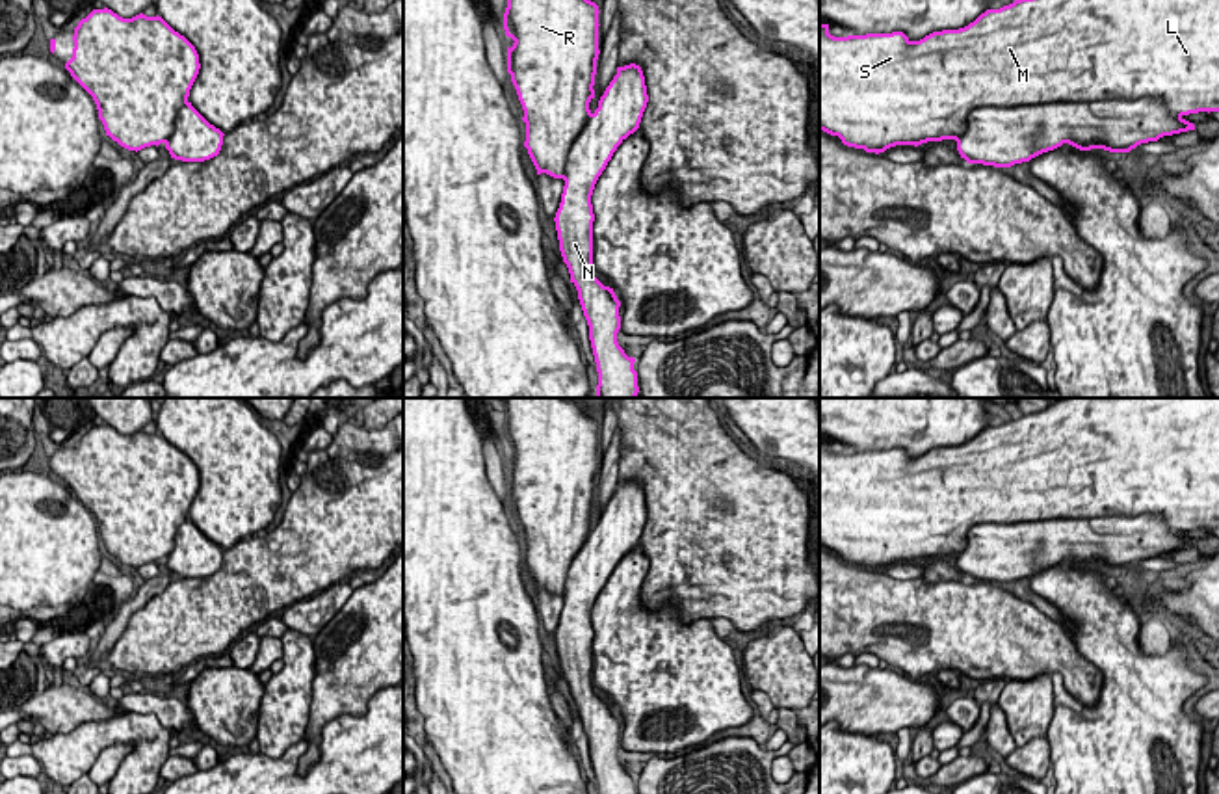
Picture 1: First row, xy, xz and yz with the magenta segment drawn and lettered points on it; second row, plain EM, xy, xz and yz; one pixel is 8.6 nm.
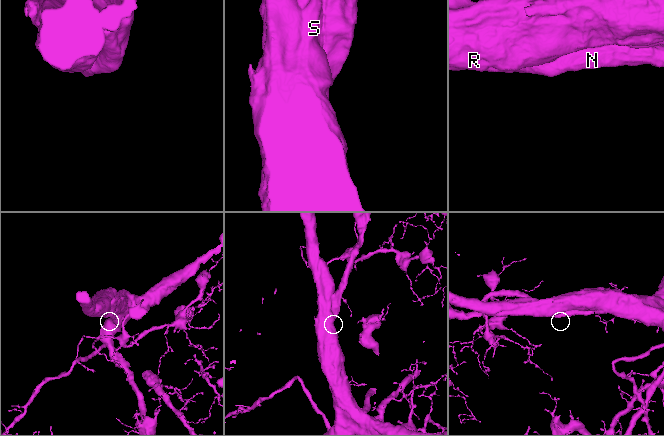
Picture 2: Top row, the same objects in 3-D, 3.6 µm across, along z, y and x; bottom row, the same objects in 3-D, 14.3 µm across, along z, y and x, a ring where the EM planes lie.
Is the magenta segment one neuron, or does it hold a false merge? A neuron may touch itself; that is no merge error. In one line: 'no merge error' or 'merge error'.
no merge error

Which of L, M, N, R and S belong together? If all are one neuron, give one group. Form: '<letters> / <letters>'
L M N R S

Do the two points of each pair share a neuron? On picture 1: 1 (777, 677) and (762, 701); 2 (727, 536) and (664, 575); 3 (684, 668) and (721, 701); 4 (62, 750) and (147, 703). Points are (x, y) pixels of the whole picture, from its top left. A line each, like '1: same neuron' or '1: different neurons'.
1: different neurons
2: same neuron
3: same neuron
4: different neurons

